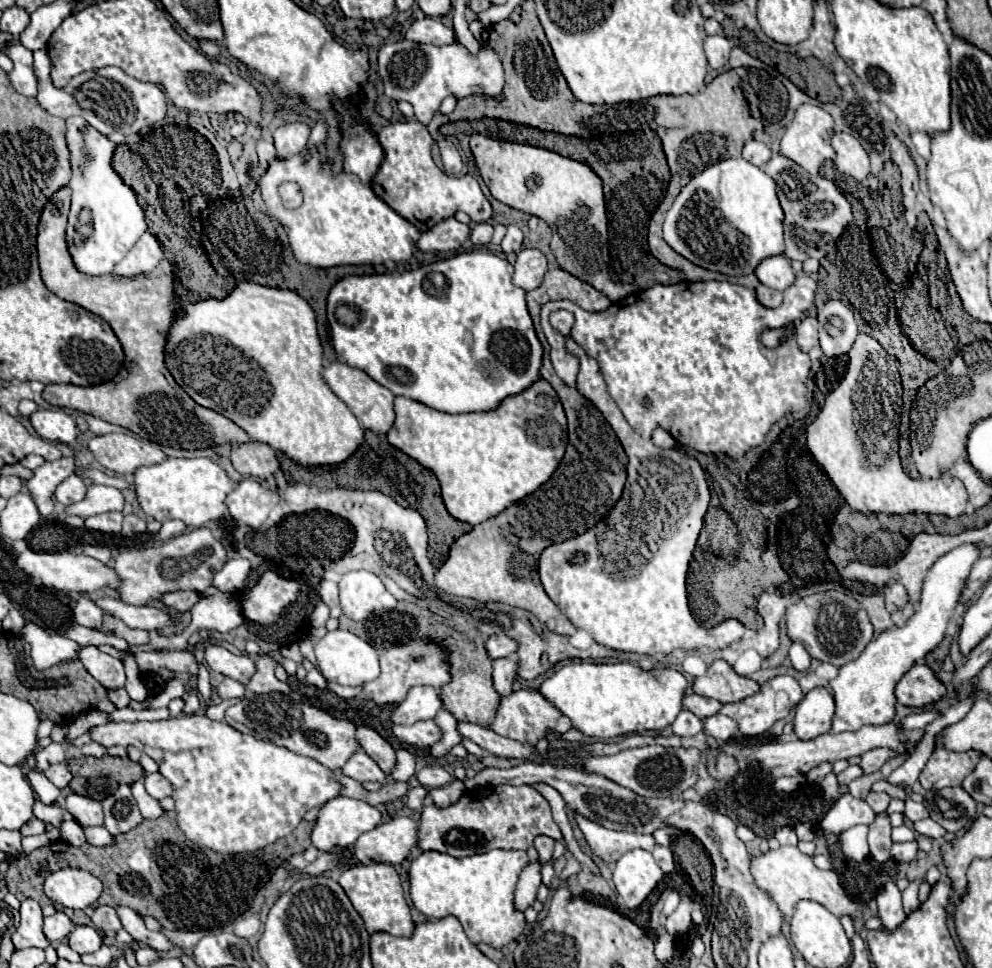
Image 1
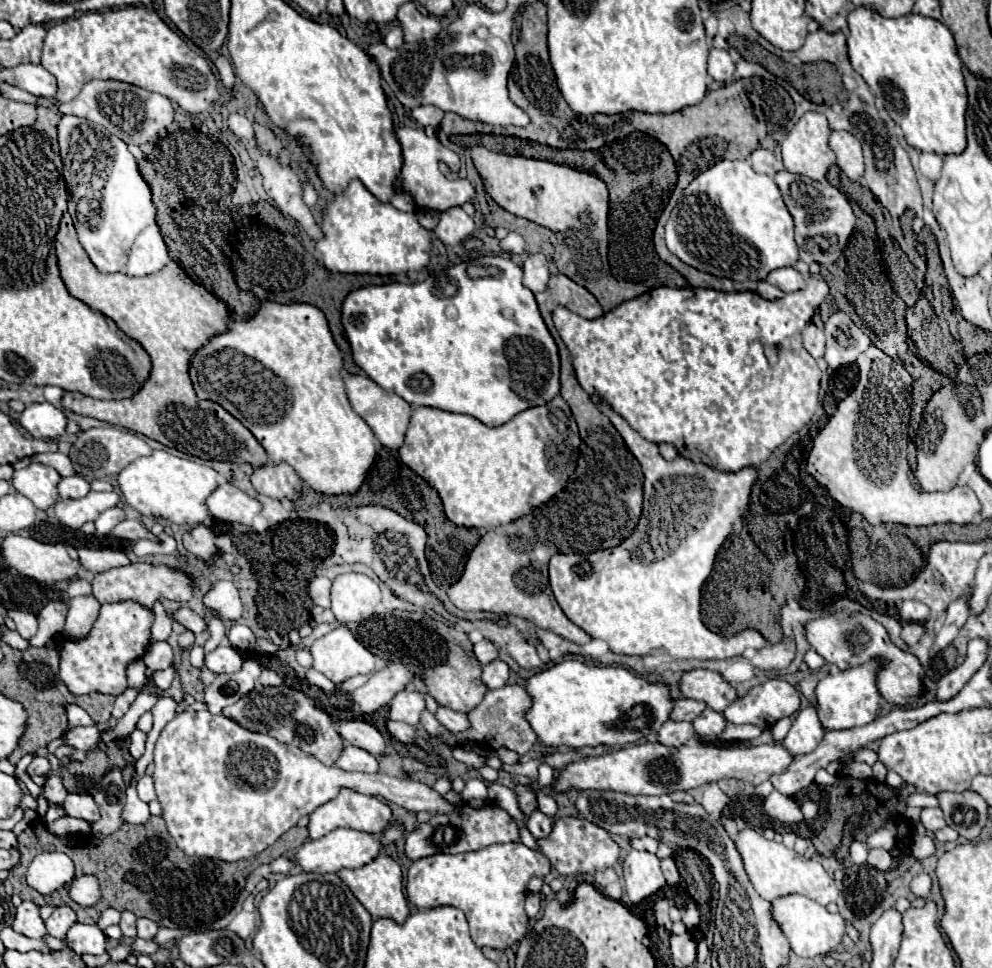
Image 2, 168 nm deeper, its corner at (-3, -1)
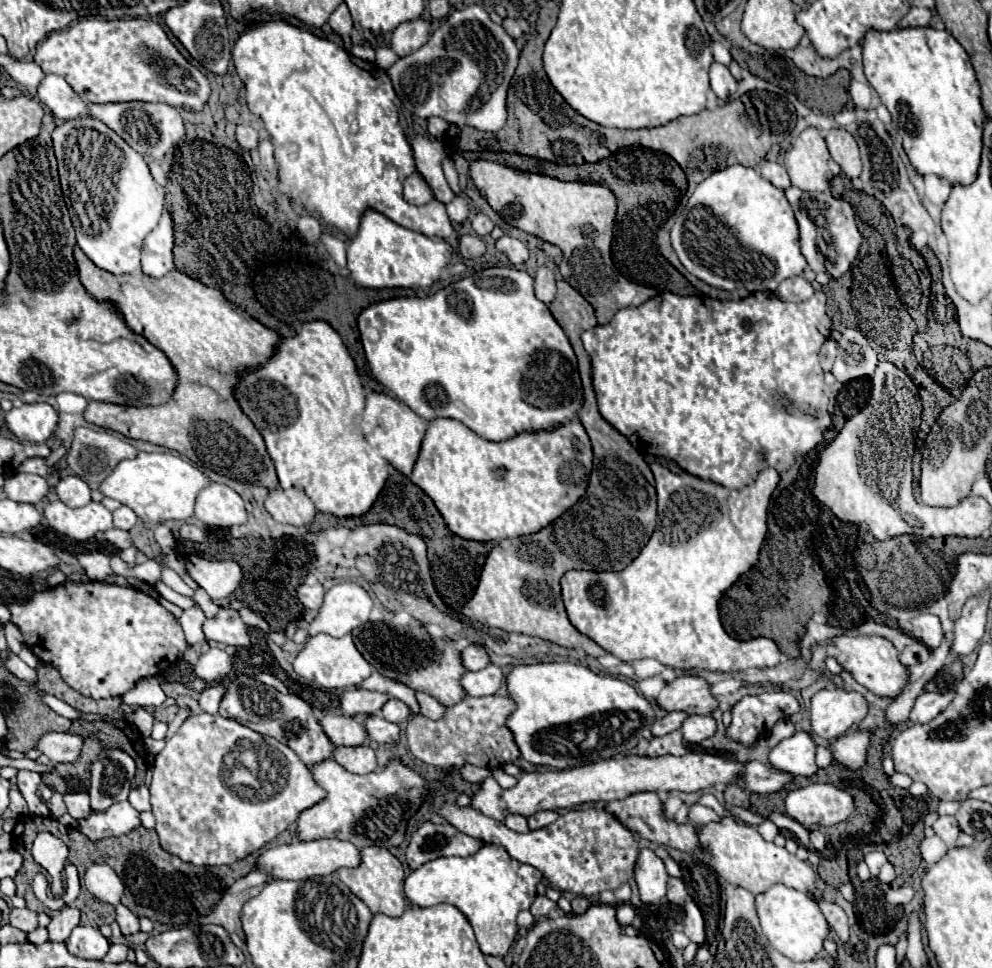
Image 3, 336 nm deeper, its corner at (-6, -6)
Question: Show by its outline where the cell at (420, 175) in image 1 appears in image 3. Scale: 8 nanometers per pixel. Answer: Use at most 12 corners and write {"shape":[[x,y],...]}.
{"shape":[[425,136],[411,140],[415,166],[443,204],[455,194],[441,170],[447,148]]}

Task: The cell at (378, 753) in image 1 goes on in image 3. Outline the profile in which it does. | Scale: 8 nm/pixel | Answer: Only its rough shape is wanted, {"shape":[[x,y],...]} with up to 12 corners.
{"shape":[[323,714],[335,746],[359,746],[367,732],[357,718]]}

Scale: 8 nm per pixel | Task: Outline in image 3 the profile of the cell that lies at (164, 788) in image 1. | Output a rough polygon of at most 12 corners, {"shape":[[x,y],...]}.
{"shape":[[147,786],[129,792],[129,804],[137,810],[151,810]]}

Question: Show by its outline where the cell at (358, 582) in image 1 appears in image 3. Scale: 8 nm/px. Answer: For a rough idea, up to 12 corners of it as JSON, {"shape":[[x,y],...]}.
{"shape":[[363,586],[327,590],[309,636],[335,638],[369,620],[373,600]]}

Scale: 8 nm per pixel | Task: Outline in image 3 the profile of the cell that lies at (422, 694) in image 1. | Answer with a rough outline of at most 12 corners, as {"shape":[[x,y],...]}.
{"shape":[[397,700],[383,706],[383,718],[401,724],[411,716],[409,706]]}

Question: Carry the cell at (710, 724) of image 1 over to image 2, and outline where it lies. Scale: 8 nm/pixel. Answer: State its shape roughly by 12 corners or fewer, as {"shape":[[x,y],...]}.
{"shape":[[704,709],[692,725],[702,737],[718,737],[726,719],[714,709]]}

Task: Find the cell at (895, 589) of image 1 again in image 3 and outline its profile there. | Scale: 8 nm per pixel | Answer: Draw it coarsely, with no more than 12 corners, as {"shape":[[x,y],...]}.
{"shape":[[933,614],[911,620],[913,638],[931,650],[941,646],[941,622]]}

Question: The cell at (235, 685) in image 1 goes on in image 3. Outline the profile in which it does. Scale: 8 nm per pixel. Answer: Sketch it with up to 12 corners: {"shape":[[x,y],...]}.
{"shape":[[223,684],[199,694],[203,712],[215,714],[223,698]]}

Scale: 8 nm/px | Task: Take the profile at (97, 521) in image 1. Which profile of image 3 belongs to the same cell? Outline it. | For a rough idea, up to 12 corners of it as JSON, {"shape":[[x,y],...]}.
{"shape":[[127,506],[113,512],[115,528],[131,530],[137,514]]}

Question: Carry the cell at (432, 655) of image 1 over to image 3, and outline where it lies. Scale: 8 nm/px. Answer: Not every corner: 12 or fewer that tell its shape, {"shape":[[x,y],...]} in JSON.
{"shape":[[363,688],[339,696],[343,714],[379,714],[387,694]]}

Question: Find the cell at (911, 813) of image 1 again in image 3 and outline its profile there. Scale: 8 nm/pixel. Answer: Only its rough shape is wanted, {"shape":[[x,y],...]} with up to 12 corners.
{"shape":[[941,816],[933,830],[947,844],[955,846],[959,826],[955,816]]}

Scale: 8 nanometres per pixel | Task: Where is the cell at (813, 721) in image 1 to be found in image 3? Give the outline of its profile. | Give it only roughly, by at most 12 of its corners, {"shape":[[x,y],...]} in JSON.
{"shape":[[795,732],[769,752],[793,776],[817,772],[815,742]]}

